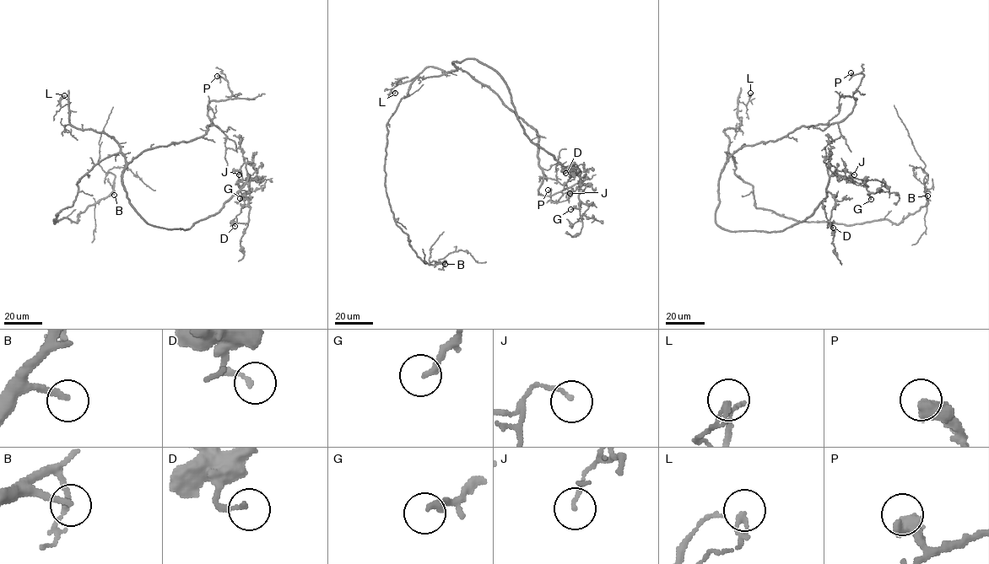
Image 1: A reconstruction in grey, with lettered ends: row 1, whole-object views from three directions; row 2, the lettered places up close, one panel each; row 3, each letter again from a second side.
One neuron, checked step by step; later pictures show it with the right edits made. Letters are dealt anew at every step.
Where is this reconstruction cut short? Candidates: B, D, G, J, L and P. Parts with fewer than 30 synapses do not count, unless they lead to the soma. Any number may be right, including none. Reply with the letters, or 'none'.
none

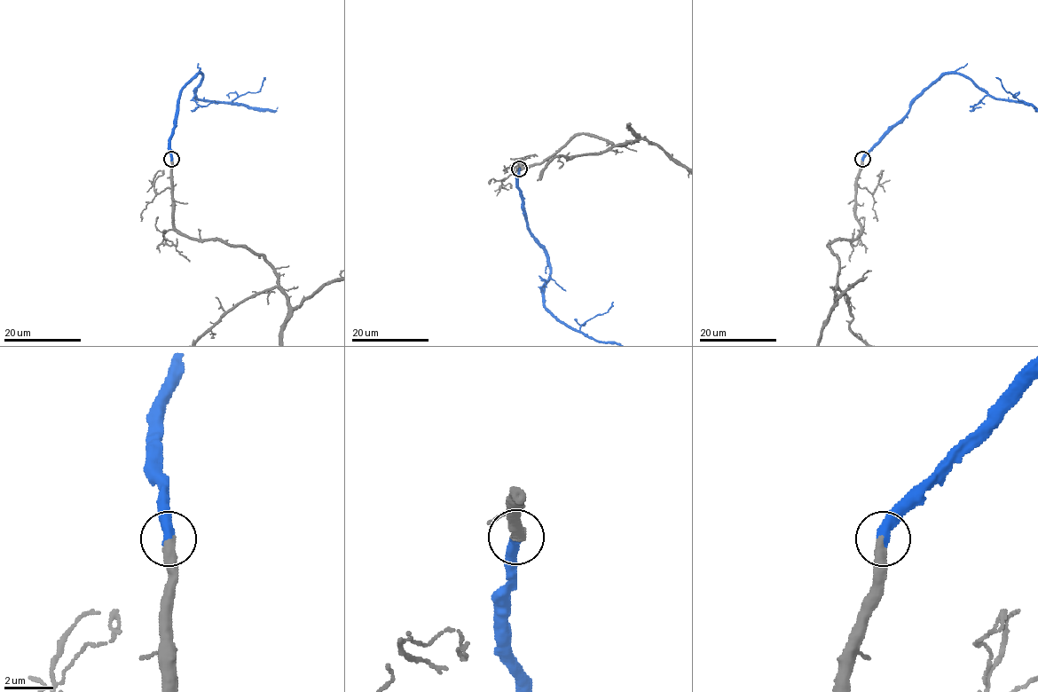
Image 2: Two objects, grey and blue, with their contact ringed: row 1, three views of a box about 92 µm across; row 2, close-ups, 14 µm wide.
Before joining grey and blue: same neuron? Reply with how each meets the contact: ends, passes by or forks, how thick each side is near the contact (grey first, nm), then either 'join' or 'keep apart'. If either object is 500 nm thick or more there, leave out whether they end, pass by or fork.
grey ends | blue ends | 440/480 nm | join

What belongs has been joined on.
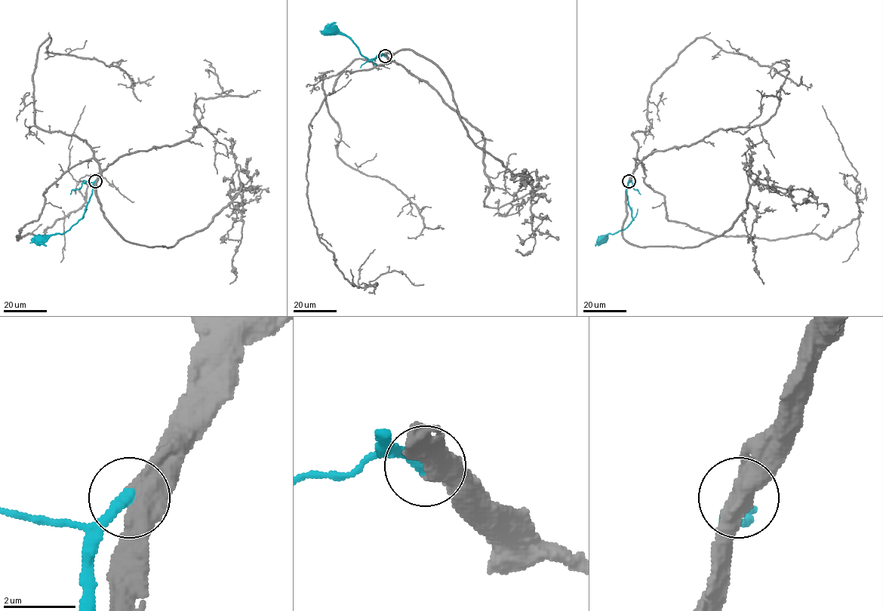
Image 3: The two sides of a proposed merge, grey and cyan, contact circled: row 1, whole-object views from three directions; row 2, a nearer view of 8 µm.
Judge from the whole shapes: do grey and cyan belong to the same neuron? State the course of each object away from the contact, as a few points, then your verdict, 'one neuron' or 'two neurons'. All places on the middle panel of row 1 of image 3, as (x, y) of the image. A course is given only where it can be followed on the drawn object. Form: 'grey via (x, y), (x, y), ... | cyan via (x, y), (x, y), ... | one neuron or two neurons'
grey via (386, 56), (335, 81), (309, 124), (306, 173), (317, 234), (352, 284), (376, 285), (358, 282), (375, 250) | cyan via (385, 56), (382, 53), (368, 59), (351, 40), (329, 29) | one neuron

